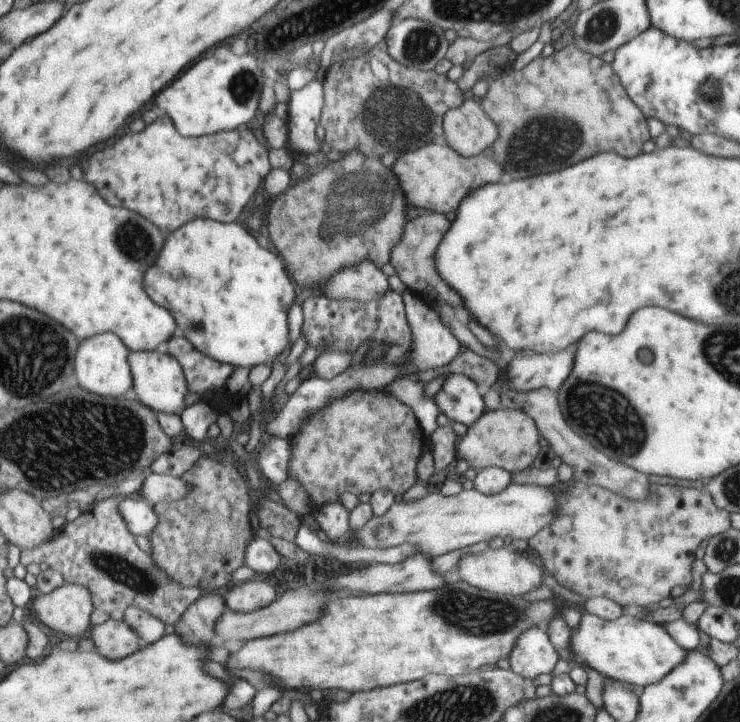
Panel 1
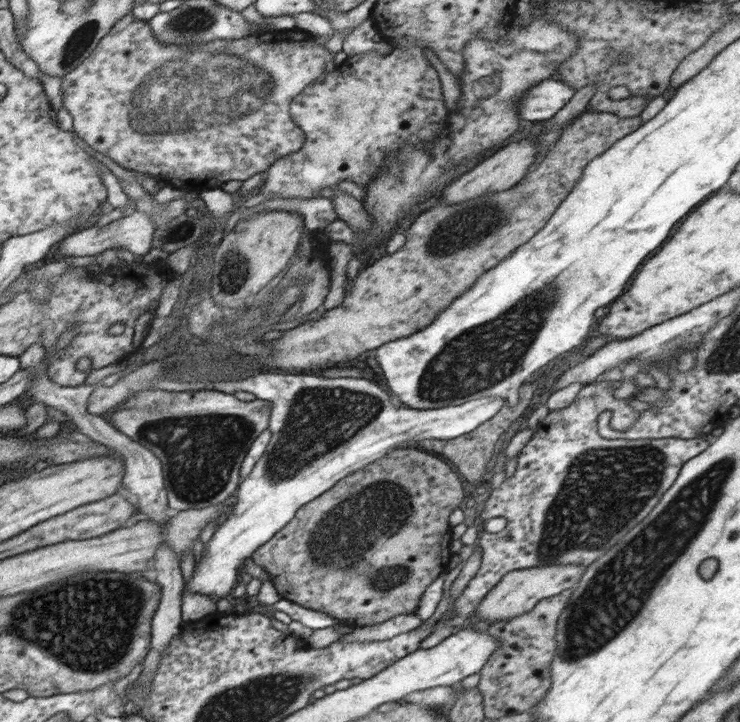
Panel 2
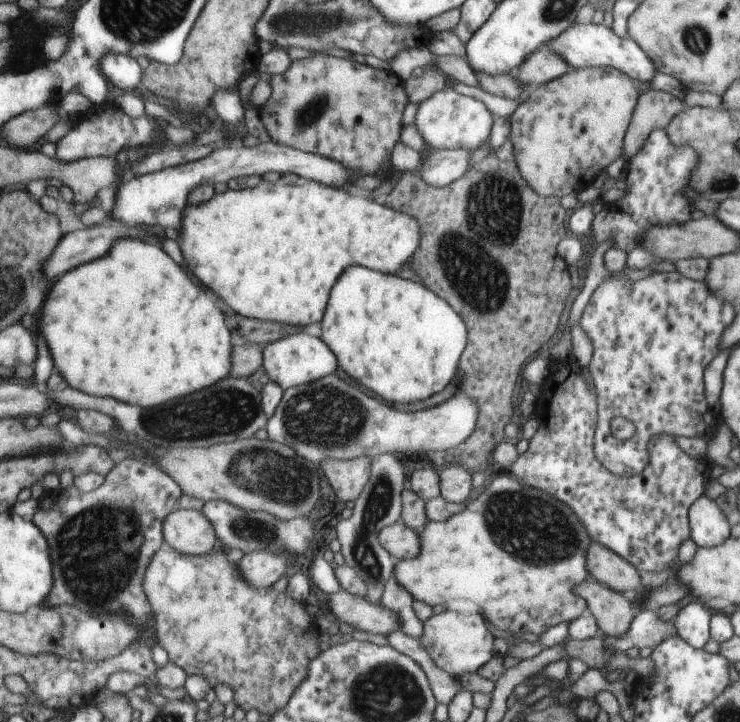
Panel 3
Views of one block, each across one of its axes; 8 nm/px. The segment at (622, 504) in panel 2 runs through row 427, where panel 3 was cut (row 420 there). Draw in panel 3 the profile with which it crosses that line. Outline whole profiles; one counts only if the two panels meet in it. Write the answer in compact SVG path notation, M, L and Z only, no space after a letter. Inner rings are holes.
M571 359L569 362L550 360L550 373L542 384L534 412L539 427L529 440L526 452L511 464L509 473L530 489L548 492L552 498L574 510L590 540L603 544L632 564L638 572L656 572L662 576L676 563L682 542L691 538L688 510L695 500L705 494L712 479L710 465L703 459L686 455L674 436L660 434L650 438L647 448L649 463L639 475L625 477L612 474L596 460L593 451L597 427L595 390L588 388L581 366Z

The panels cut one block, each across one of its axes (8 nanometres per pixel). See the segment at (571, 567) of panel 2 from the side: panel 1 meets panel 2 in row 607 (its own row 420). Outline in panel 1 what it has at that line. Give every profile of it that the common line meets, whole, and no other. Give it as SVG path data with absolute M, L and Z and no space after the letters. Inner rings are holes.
M501 406L496 411L485 411L475 424L468 427L467 433L458 438L456 458L468 464L475 471L484 468L503 468L515 474L529 466L540 452L540 432L534 420L524 410L504 410Z

